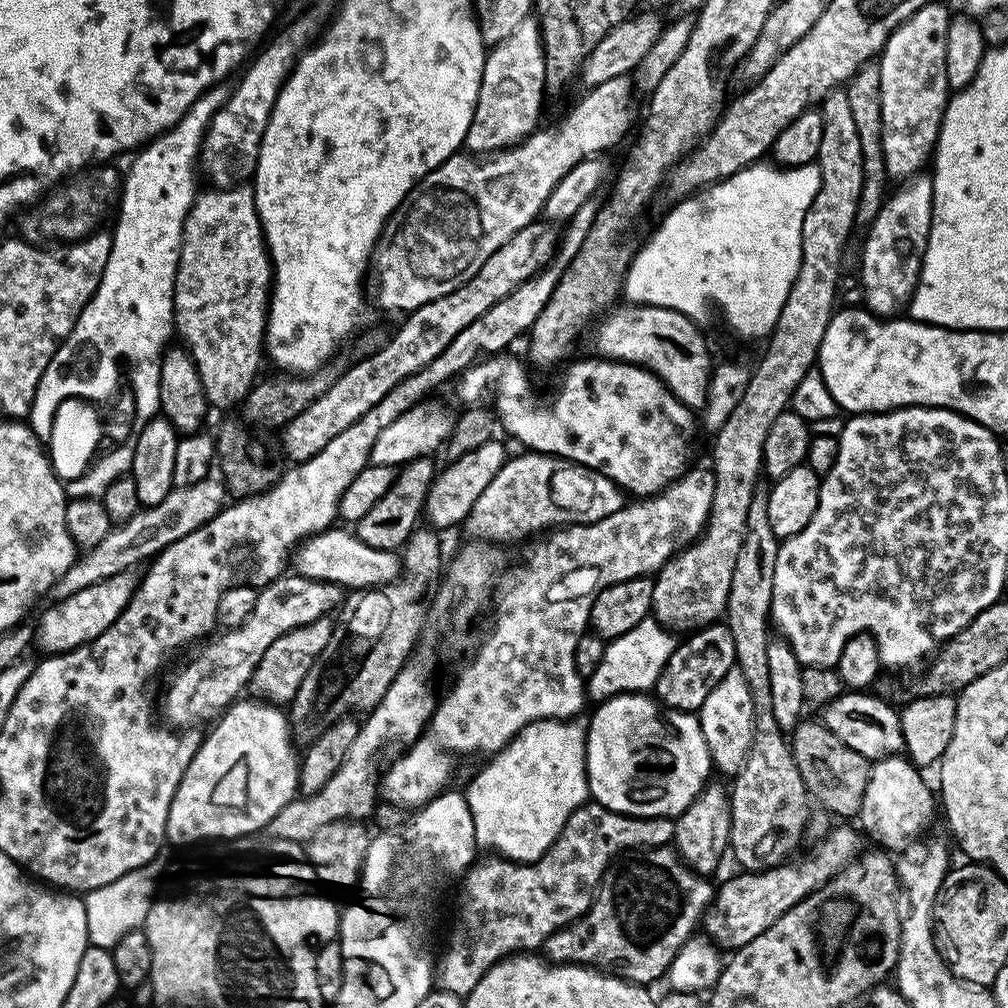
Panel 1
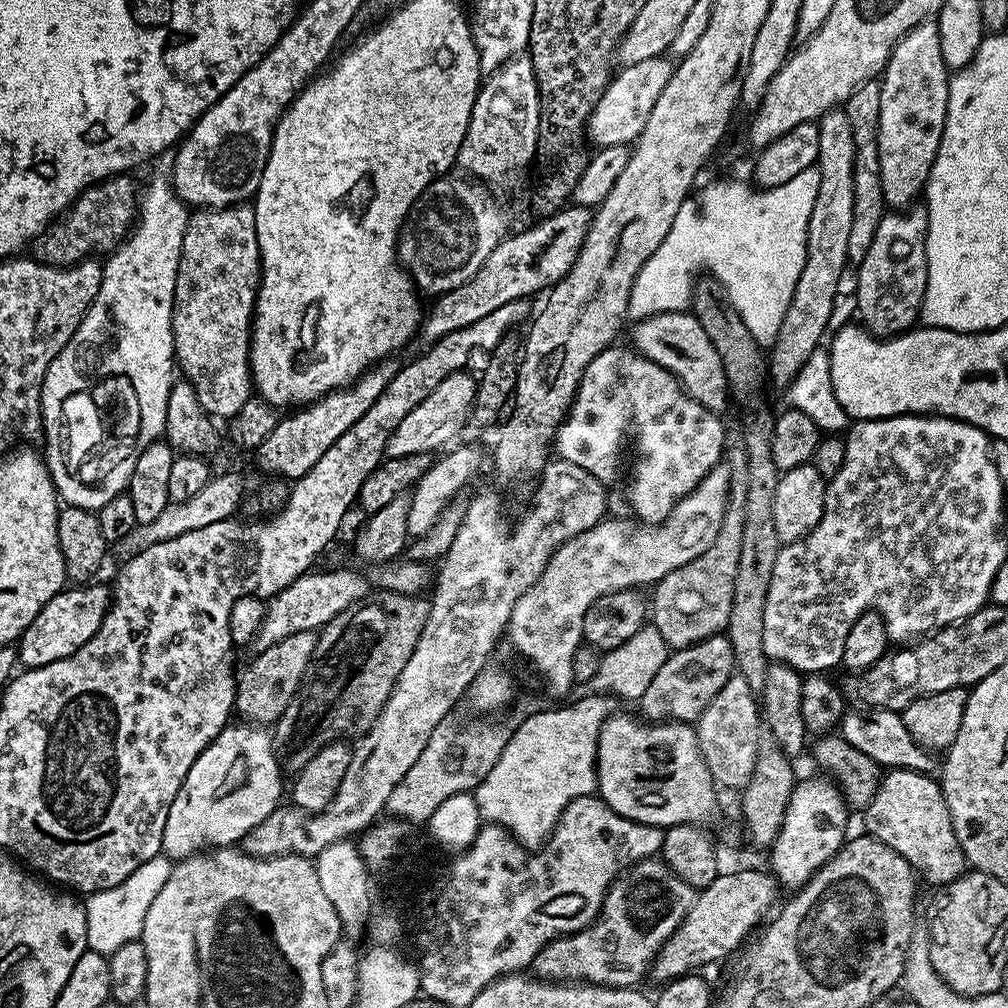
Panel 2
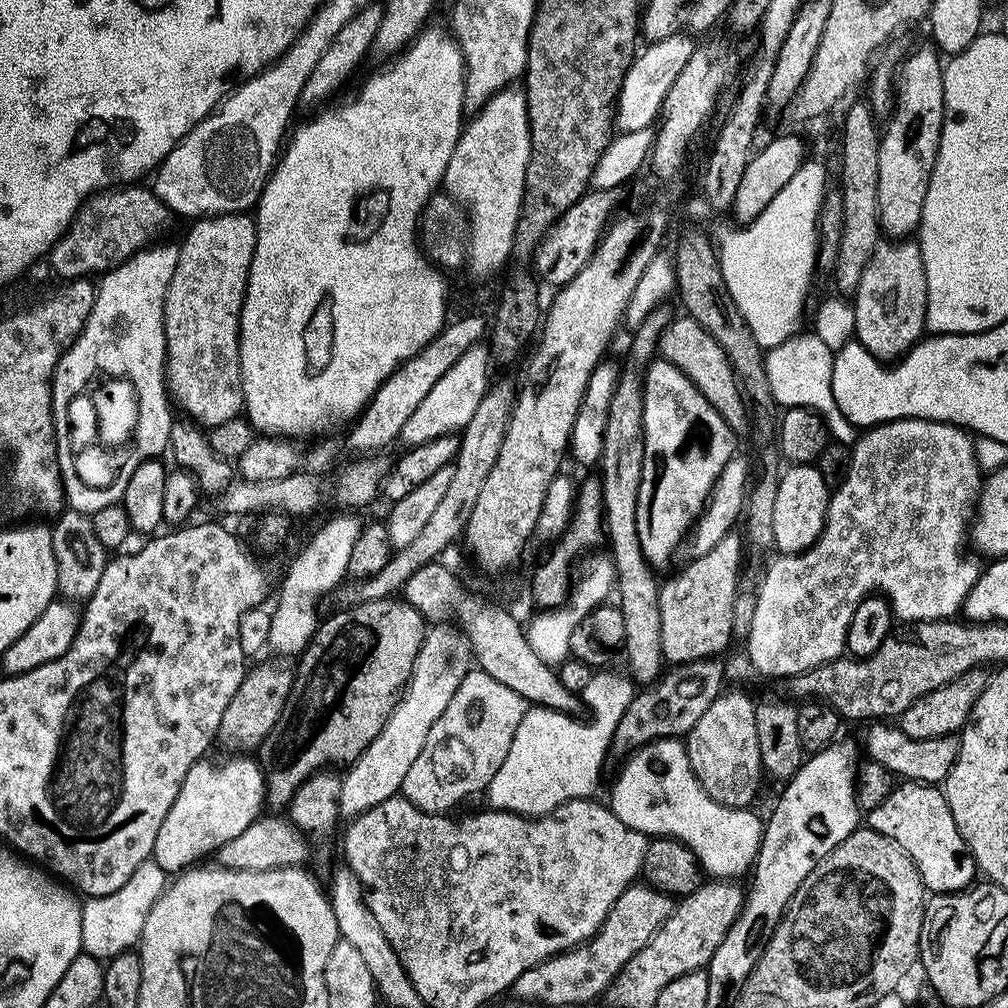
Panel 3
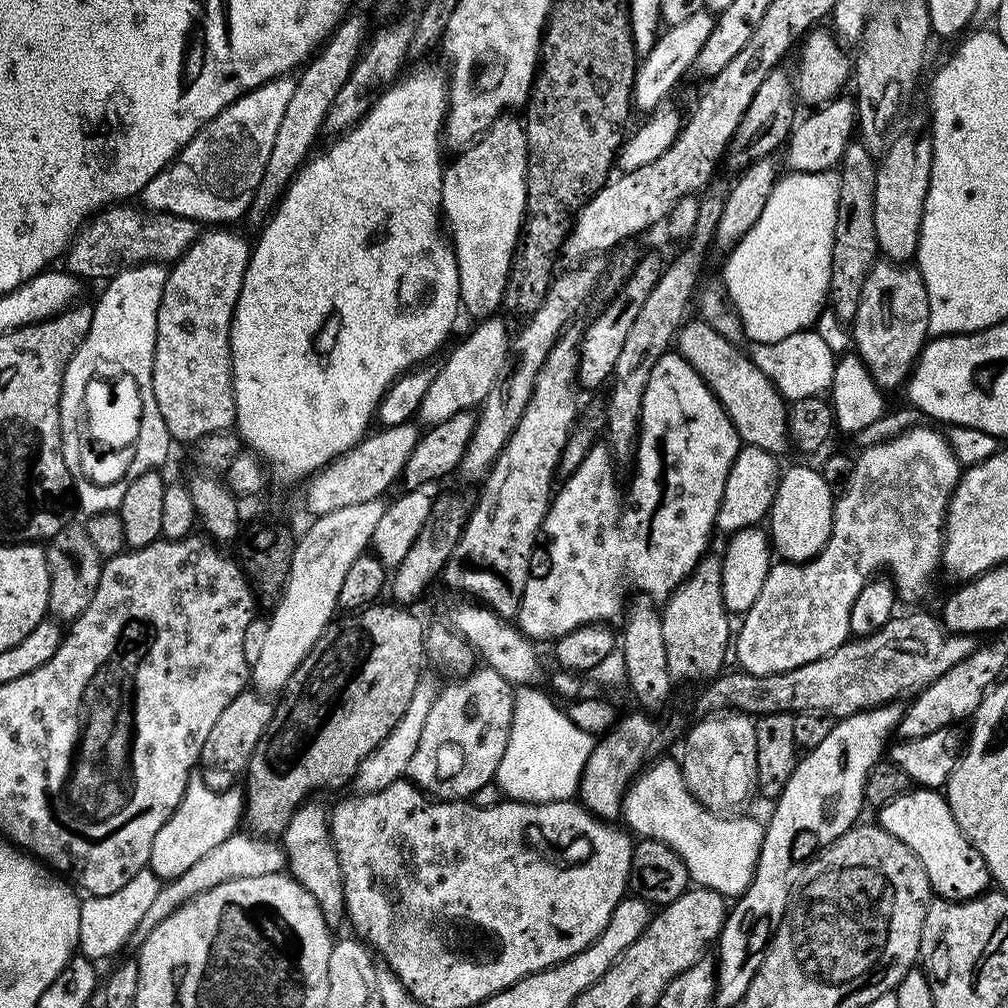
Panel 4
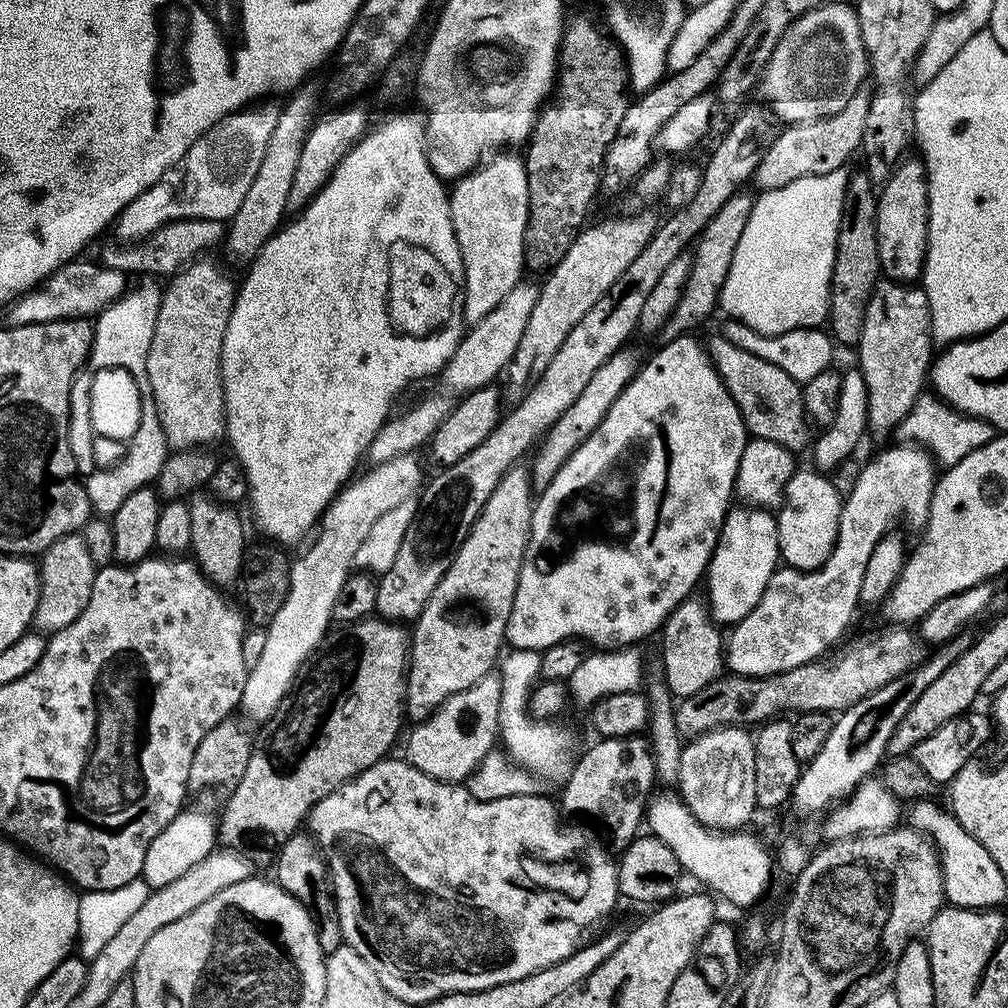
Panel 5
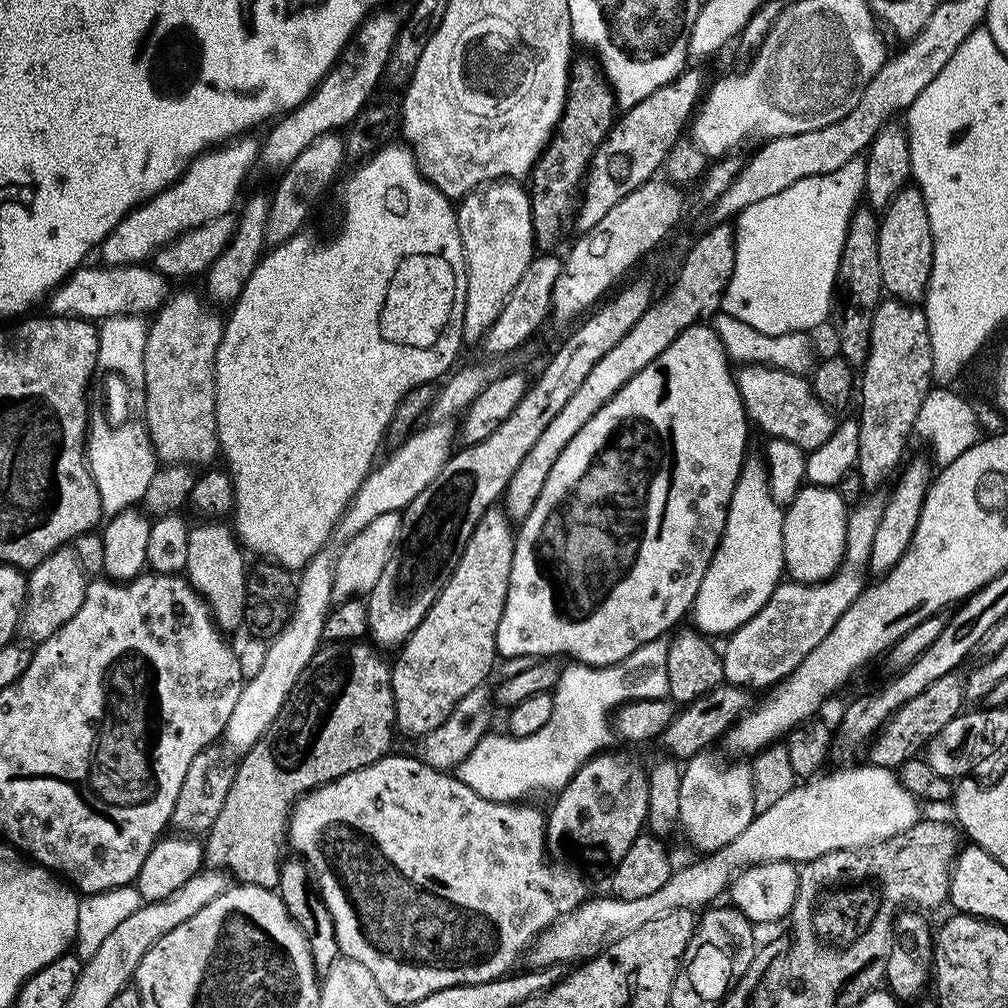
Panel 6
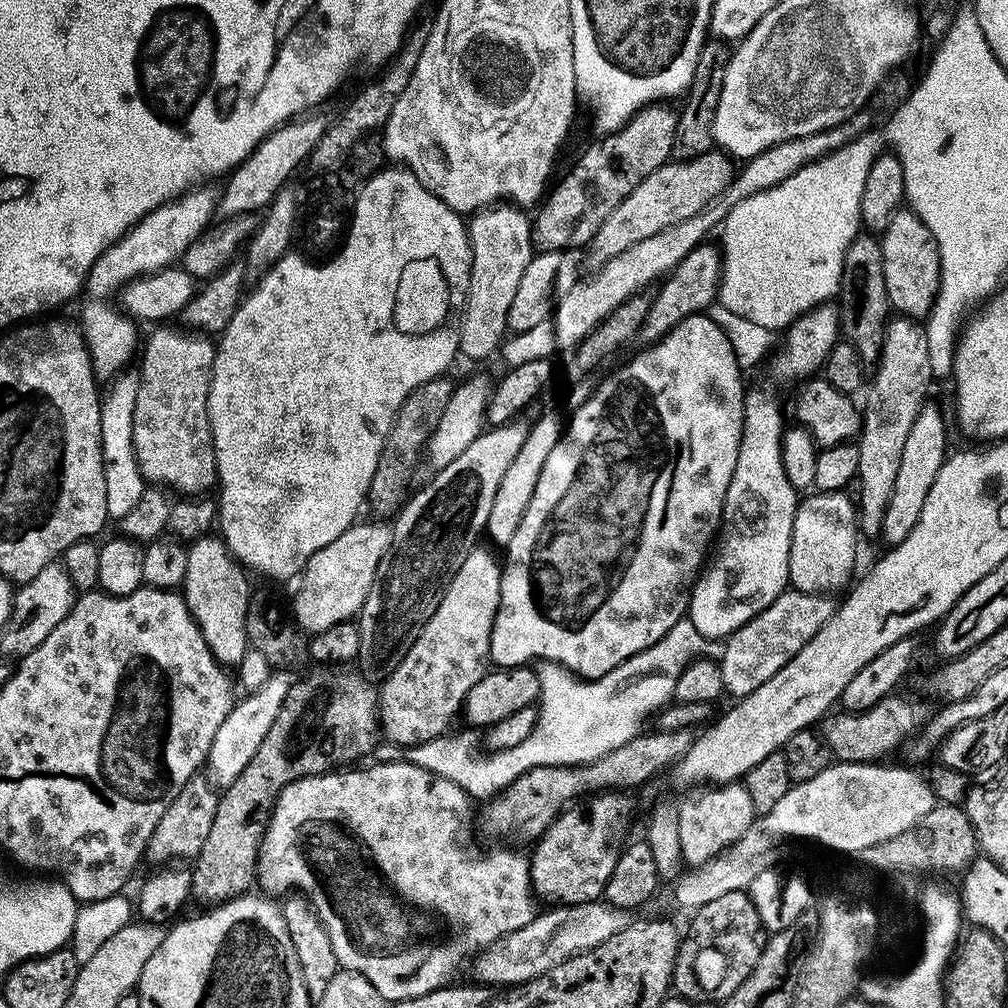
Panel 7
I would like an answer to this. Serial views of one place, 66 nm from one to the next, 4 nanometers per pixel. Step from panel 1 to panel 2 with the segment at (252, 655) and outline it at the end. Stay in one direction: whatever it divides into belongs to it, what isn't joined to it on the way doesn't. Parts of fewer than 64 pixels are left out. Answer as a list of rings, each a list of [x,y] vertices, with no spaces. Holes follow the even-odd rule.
[[[340,568],[337,572],[316,571],[309,571],[290,582],[277,596],[267,601],[264,621],[254,641],[257,649],[274,646],[274,642],[282,642],[282,638],[290,634],[316,632],[347,608],[356,607],[369,595],[368,580],[360,572],[351,572],[348,568]]]

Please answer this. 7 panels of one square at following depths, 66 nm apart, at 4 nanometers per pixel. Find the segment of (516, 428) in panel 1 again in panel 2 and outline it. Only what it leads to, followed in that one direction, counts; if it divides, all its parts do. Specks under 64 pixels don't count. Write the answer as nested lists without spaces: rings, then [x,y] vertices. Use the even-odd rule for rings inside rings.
[[[627,347],[602,350],[602,354],[598,354],[590,366],[586,366],[572,406],[556,431],[554,452],[559,459],[574,462],[574,466],[582,466],[582,470],[603,481],[616,468],[616,459],[620,456],[620,439],[624,432],[633,428],[636,431],[636,465],[632,468],[632,508],[636,511],[635,519],[646,524],[661,524],[676,501],[690,494],[690,490],[702,482],[706,473],[715,464],[721,463],[724,424],[717,413],[706,410],[706,406],[690,398],[675,376],[645,359],[635,347]]]

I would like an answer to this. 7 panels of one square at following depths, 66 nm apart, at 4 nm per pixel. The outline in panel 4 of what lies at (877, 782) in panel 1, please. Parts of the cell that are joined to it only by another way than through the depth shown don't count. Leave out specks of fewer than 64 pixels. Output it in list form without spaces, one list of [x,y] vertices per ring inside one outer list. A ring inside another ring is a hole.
[[[916,786],[894,797],[889,804],[879,805],[879,827],[898,838],[925,867],[933,893],[941,900],[972,900],[989,891],[993,883],[986,862],[962,834],[947,799],[939,791]]]

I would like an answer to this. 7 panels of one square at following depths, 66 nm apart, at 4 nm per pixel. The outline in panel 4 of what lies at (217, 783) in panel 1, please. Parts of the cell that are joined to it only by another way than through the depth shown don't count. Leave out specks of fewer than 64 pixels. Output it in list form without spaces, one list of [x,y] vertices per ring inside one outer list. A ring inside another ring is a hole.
[[[189,779],[184,797],[178,802],[174,814],[154,834],[154,846],[150,846],[148,867],[161,881],[167,882],[186,874],[198,858],[203,858],[214,846],[226,842],[241,827],[244,815],[244,793],[239,787],[233,786],[223,790],[211,788],[205,780]]]

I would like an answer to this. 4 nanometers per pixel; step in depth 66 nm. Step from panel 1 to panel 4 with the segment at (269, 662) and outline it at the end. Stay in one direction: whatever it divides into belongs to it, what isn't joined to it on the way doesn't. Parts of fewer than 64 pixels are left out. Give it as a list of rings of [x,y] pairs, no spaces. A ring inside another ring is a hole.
[[[245,690],[238,693],[234,702],[222,710],[218,722],[210,730],[206,742],[202,742],[200,759],[198,761],[199,779],[205,780],[211,788],[223,790],[237,783],[238,776],[245,775],[250,758],[254,754],[254,746],[264,737],[264,732],[270,726],[274,704],[267,695],[255,690]]]

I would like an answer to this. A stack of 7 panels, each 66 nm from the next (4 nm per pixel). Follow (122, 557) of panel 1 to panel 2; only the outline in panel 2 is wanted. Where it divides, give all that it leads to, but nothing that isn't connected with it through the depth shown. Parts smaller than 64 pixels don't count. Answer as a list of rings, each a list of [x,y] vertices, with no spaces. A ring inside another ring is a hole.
[[[224,472],[221,474],[221,476],[213,475],[208,481],[206,482],[206,486],[202,486],[202,490],[198,490],[198,494],[194,494],[190,499],[188,499],[186,502],[182,502],[181,504],[173,504],[169,503],[168,508],[166,510],[162,510],[162,514],[158,514],[158,518],[154,518],[154,522],[150,522],[149,524],[142,524],[137,526],[136,529],[130,533],[130,535],[125,538],[124,541],[122,541],[122,548],[125,548],[125,553],[131,554],[133,552],[141,552],[143,548],[149,548],[150,546],[154,546],[158,542],[166,542],[170,538],[178,538],[178,534],[186,534],[190,530],[198,530],[202,526],[210,526],[210,522],[218,522],[219,520],[226,520],[232,517],[235,517],[237,515],[236,512],[240,508],[240,503],[242,503],[244,500],[244,480],[242,477],[239,476],[236,472]]]

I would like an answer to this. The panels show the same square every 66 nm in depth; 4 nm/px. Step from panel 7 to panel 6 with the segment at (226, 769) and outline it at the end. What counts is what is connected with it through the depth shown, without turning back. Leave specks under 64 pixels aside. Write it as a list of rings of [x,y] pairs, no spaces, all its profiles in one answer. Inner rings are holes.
[[[321,550],[312,557],[310,563],[304,565],[299,573],[298,583],[295,585],[294,607],[288,624],[268,644],[266,662],[262,662],[262,670],[258,670],[254,678],[246,681],[242,694],[238,694],[234,714],[230,714],[230,722],[224,728],[223,743],[233,753],[234,751],[236,754],[247,752],[256,745],[258,738],[264,736],[270,722],[274,722],[278,710],[282,710],[286,698],[292,693],[292,688],[303,674],[304,667],[310,662],[316,649],[321,647],[324,618],[328,615],[330,605],[334,600],[332,594],[333,567],[333,553]]]

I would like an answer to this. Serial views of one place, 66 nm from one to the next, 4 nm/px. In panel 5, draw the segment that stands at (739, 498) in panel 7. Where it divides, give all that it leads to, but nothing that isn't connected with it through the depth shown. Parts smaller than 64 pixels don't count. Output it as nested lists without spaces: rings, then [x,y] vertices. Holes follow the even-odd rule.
[[[736,506],[724,519],[712,561],[708,563],[706,603],[717,625],[740,623],[762,598],[770,578],[781,563],[776,516],[771,511],[751,506]]]

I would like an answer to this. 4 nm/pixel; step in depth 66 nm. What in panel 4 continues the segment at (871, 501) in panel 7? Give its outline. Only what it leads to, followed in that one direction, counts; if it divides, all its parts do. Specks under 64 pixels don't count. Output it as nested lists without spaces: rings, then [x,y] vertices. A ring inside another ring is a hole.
[[[877,259],[866,286],[862,286],[862,302],[858,302],[858,314],[850,321],[850,328],[855,351],[882,390],[901,387],[912,375],[920,351],[930,339],[929,326],[930,298],[919,267]]]

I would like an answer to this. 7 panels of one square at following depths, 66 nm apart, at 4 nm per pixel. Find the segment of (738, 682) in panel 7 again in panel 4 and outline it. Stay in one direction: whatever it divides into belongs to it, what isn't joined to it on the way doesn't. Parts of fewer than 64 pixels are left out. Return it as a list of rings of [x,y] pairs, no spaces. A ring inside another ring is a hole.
[[[917,426],[909,428],[908,431],[902,432],[900,436],[894,437],[893,440],[884,441],[881,444],[870,446],[863,449],[855,457],[856,465],[854,466],[854,474],[850,474],[850,482],[848,488],[839,493],[835,497],[834,507],[832,509],[832,533],[826,542],[824,549],[818,553],[812,560],[806,560],[802,564],[794,564],[791,562],[776,562],[768,569],[766,574],[766,582],[762,582],[762,594],[758,594],[758,598],[754,602],[754,606],[750,606],[748,612],[743,613],[744,620],[738,624],[738,631],[734,636],[734,660],[736,660],[743,671],[750,674],[758,674],[765,676],[766,674],[778,674],[786,670],[794,670],[798,666],[806,666],[806,662],[814,662],[818,658],[822,658],[826,654],[830,654],[838,646],[842,646],[845,640],[849,639],[848,619],[850,618],[850,606],[854,606],[854,598],[858,598],[858,590],[862,590],[864,583],[873,579],[875,568],[889,568],[890,579],[896,586],[899,599],[904,600],[920,600],[928,592],[928,587],[932,584],[932,579],[939,573],[942,568],[942,557],[944,555],[944,515],[948,513],[948,500],[952,496],[952,491],[956,489],[956,483],[960,480],[962,465],[957,456],[952,451],[947,435],[942,431],[935,432],[932,428],[924,428],[925,426]]]

